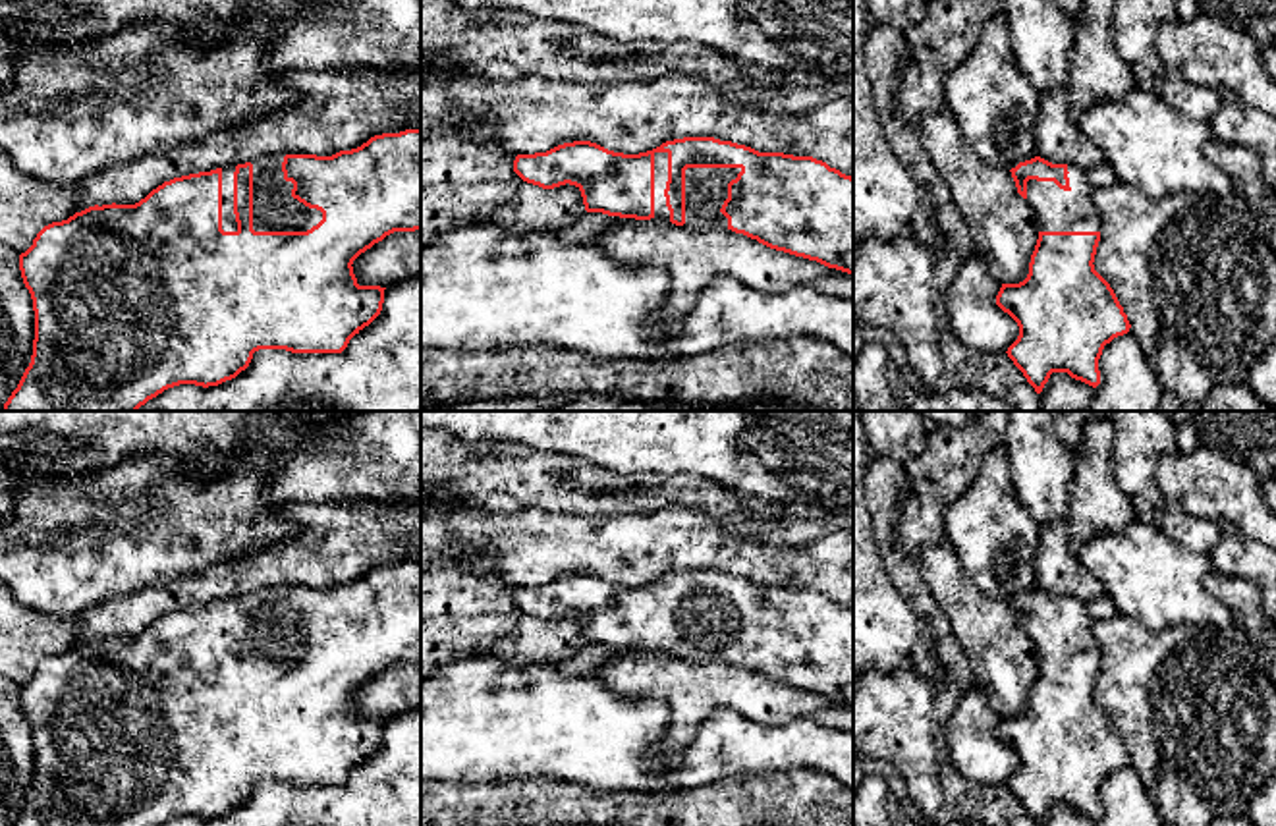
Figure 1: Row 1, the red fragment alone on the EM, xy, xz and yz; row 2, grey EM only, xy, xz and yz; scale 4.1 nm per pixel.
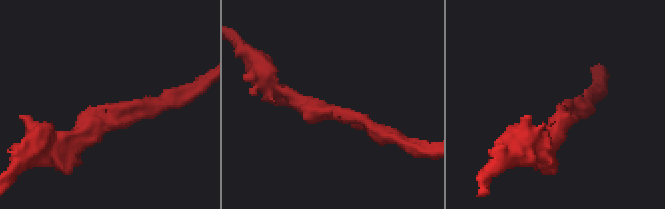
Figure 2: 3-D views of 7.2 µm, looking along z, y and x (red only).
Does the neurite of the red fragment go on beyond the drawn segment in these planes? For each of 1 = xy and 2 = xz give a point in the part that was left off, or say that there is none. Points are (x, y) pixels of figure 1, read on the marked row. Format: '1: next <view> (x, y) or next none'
1: next xy (275, 209)
2: next xz (705, 188)

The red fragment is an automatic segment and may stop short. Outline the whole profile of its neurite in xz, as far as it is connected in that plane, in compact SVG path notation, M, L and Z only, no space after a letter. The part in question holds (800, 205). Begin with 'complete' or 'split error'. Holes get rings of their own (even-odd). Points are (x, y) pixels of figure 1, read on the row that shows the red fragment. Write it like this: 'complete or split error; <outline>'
split error; M714 137L674 139L639 154L614 152L591 141L573 141L546 152L517 154L513 172L523 181L542 189L575 185L587 212L635 220L662 218L697 232L728 230L757 239L770 249L853 274L853 178L813 156L759 152Z

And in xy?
split error; M421 129L382 133L357 149L332 156L286 154L224 166L164 181L135 205L95 205L68 220L44 226L19 255L19 270L33 299L35 340L31 363L2 411L137 411L149 399L180 384L218 386L245 371L259 349L291 353L342 353L349 340L382 311L384 289L359 286L353 261L394 232L421 230Z

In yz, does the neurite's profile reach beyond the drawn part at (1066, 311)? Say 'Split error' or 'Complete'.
Split error

